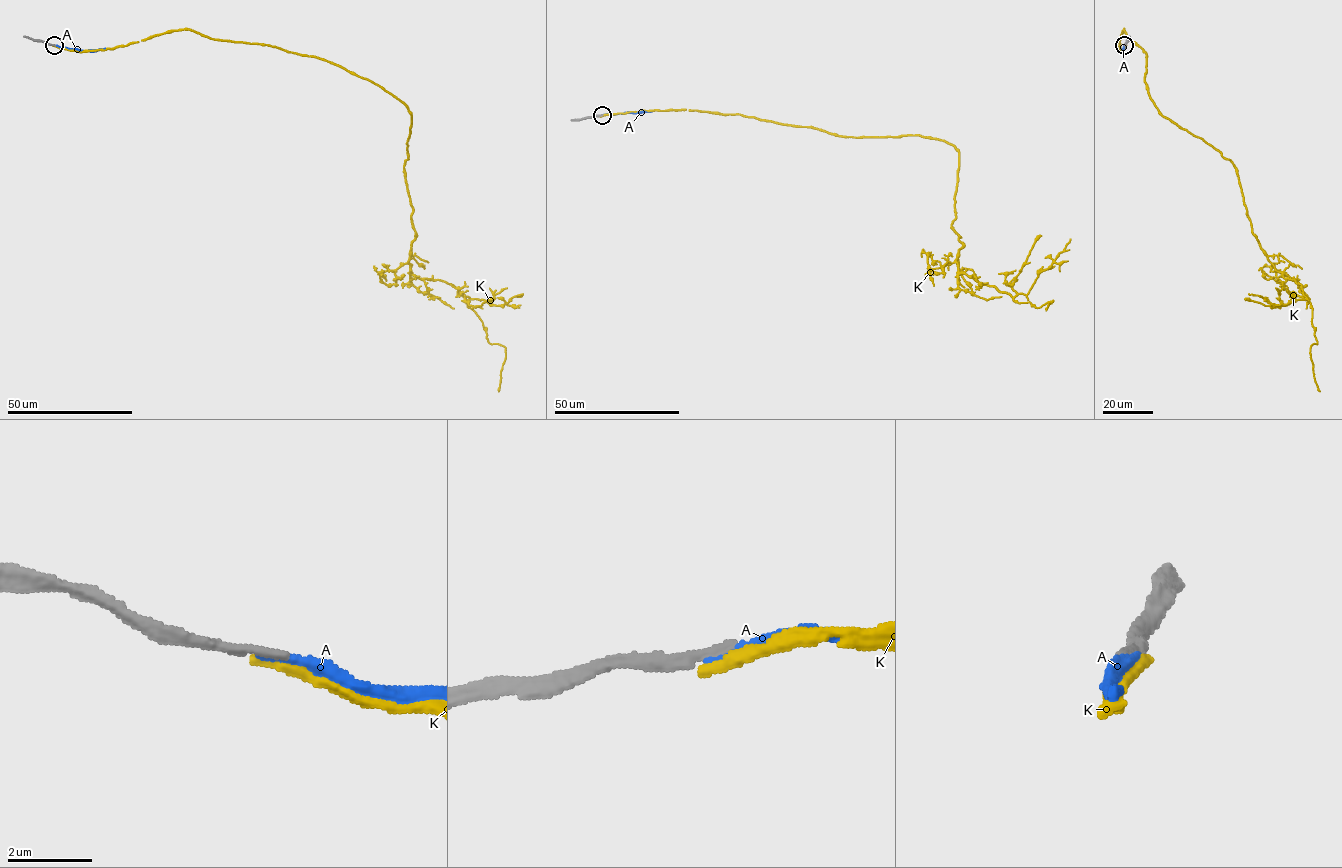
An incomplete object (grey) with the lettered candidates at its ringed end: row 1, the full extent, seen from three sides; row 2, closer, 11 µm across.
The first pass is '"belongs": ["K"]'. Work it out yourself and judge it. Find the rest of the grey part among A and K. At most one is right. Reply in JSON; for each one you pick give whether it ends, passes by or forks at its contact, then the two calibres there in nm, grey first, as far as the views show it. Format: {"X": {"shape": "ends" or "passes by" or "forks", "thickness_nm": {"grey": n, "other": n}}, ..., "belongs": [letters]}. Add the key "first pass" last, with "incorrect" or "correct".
{"A": {"shape": "ends", "thickness_nm": {"grey": 260, "other": 240}}, "belongs": ["A"], "first pass": "incorrect"}

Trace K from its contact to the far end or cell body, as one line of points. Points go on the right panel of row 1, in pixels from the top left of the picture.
K: (1125, 45), (1121, 51), (1124, 29), (1145, 52), (1159, 112), (1236, 169), (1259, 246), (1311, 305), (1320, 391)

